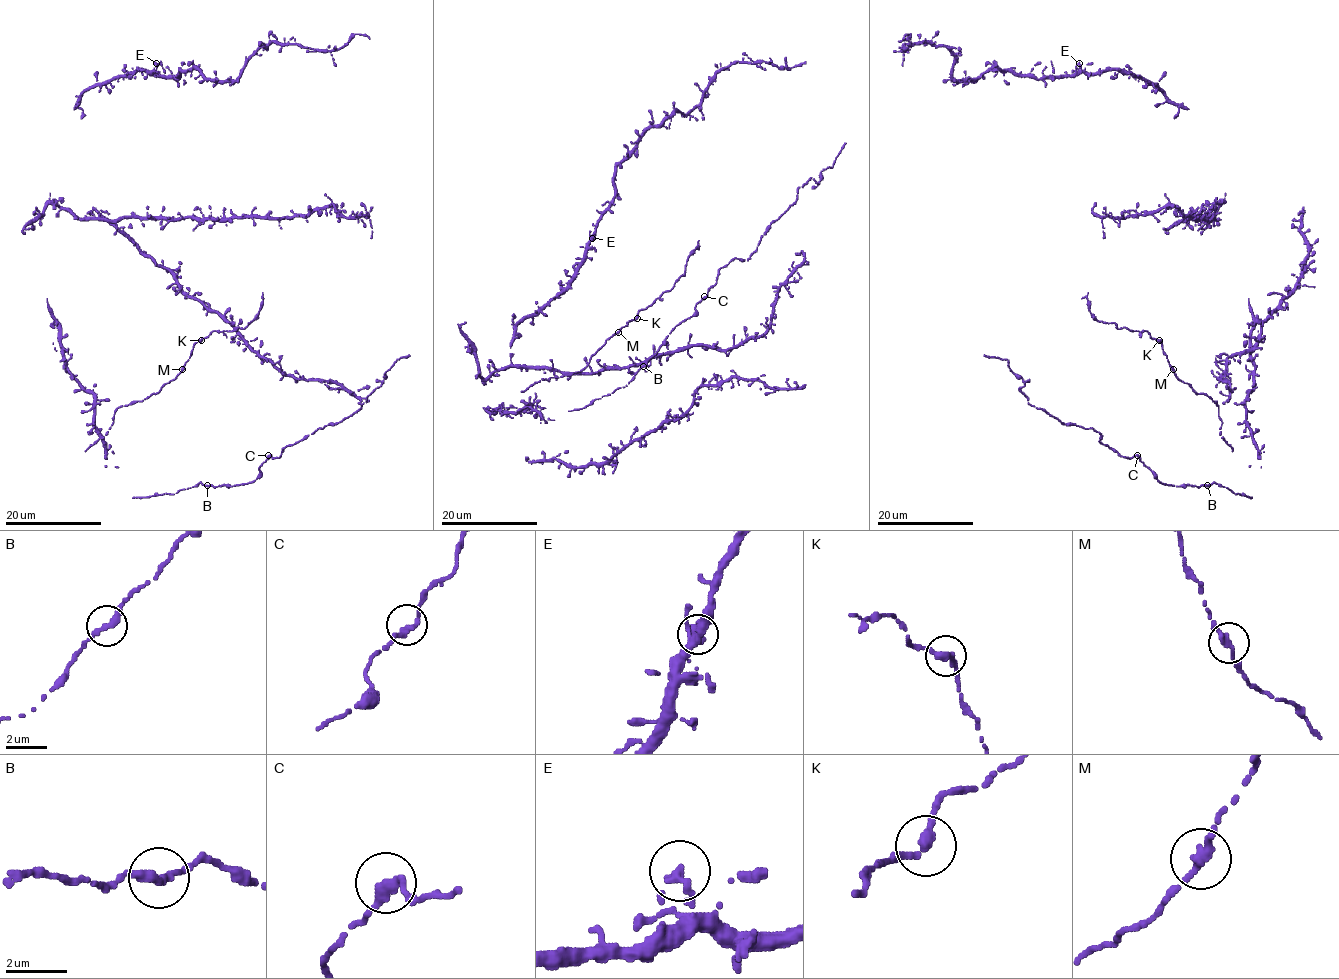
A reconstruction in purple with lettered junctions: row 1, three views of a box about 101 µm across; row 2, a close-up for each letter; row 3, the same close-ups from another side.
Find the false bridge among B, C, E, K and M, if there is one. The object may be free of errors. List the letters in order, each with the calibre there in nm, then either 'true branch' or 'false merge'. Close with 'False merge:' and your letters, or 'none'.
B: calibre 300 nm; true branch
C: calibre 300 nm; true branch
E: calibre 260 nm; true branch
K: calibre 280 nm; true branch
M: calibre 280 nm; true branch
False merge: none

